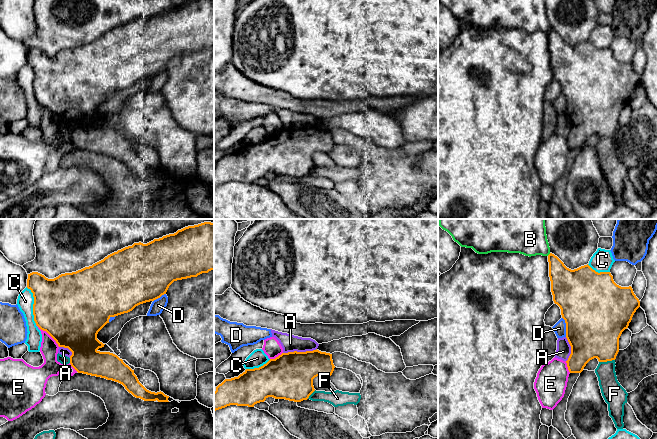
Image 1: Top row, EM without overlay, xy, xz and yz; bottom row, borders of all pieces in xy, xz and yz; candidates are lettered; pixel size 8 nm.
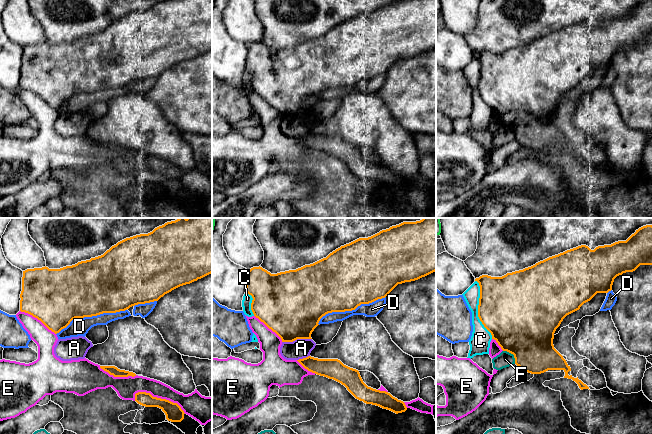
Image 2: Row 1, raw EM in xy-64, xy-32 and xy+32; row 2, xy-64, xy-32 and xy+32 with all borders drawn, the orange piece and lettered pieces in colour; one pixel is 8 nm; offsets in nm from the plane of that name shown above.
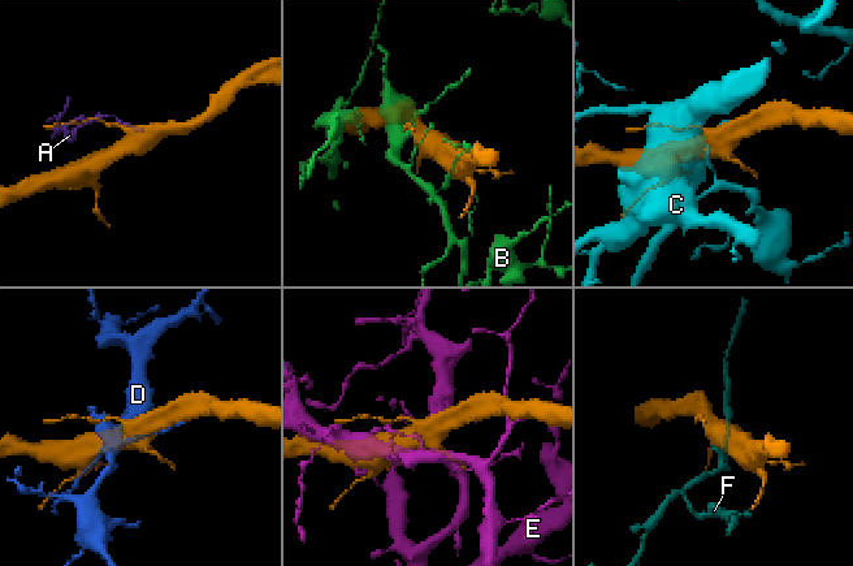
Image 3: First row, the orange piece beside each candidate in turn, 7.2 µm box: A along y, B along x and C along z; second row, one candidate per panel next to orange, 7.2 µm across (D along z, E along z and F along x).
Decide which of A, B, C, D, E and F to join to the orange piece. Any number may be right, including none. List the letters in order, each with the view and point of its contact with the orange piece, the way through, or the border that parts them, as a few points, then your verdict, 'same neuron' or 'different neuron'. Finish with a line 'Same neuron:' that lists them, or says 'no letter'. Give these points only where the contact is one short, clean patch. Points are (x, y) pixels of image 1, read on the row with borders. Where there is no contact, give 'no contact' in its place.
A: meets orange in xz at (299, 352); border along xz (316, 348), (310, 351), (288, 351), (283, 353); different neuron
B: meets orange in yz at (549, 254); different neuron
C: meets orange in xy at (33, 305); different neuron
D: meets orange in yz at (566, 327); different neuron
E: meets orange in xy at (48, 333); different neuron
F: meets orange in yz at (606, 361); different neuron
Same neuron: no letter

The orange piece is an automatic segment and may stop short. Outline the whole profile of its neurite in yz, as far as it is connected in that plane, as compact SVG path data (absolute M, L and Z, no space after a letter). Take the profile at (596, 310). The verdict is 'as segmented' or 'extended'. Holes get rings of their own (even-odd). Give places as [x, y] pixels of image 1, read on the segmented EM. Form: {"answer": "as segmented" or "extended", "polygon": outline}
{"answer": "as segmented", "polygon": "M552 253L548 255L548 262L553 301L561 309L566 323L566 338L571 346L571 354L566 361L569 372L581 373L594 358L599 362L615 360L619 352L619 338L640 307L632 287L617 285L610 272L598 273L588 264L571 270Z"}

